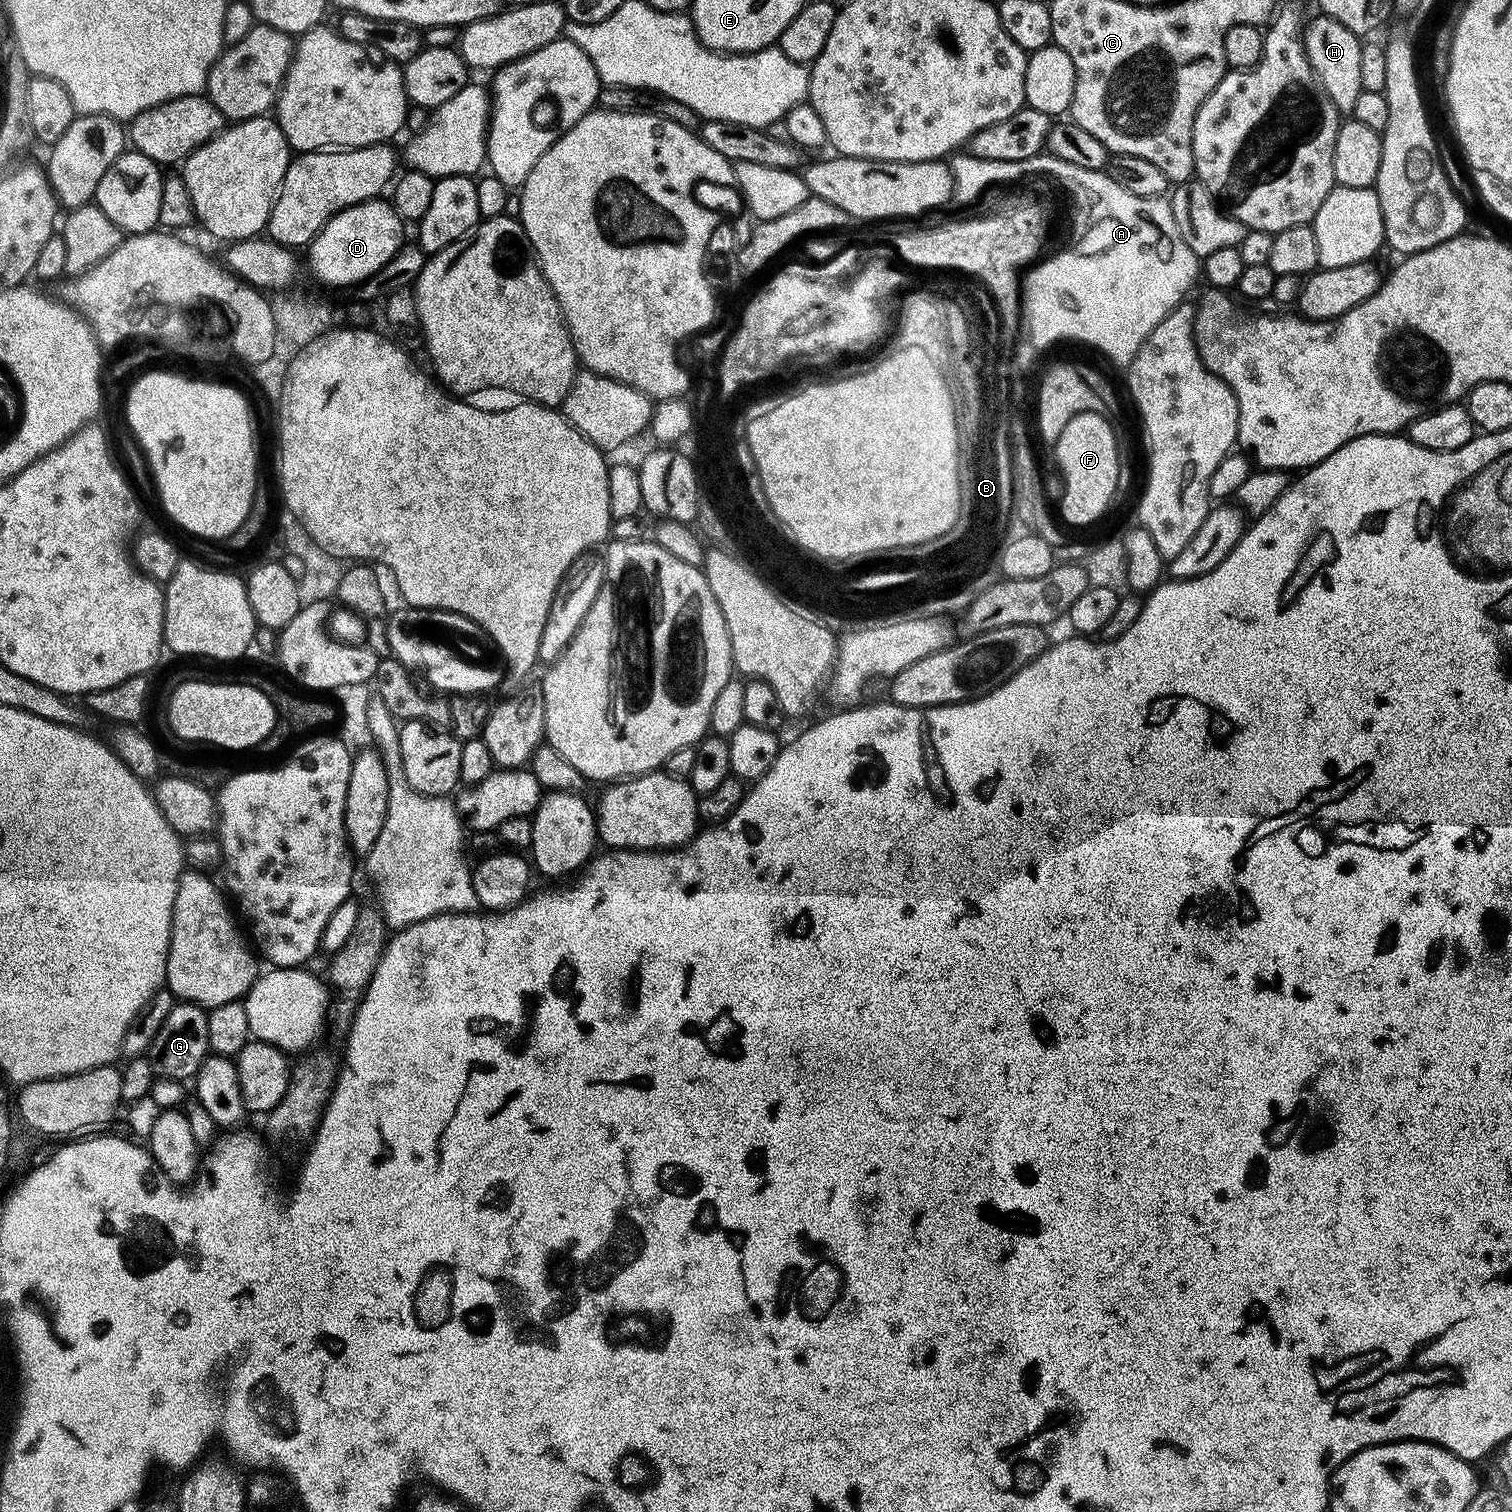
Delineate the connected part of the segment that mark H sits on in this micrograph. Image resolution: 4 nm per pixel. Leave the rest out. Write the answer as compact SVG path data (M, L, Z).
M1316 14L1313 20L1309 19L1305 23L1302 39L1304 53L1322 90L1330 98L1330 102L1334 102L1337 112L1351 114L1354 101L1358 99L1358 94L1364 91L1361 77L1361 37L1342 26L1342 22L1323 14Z

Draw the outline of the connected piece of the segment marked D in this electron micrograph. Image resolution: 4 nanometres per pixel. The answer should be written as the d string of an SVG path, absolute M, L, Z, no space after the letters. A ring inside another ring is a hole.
M377 198L350 206L329 218L307 245L312 272L332 288L348 288L351 284L360 286L396 256L406 240L404 228L405 221L400 219L387 199Z

